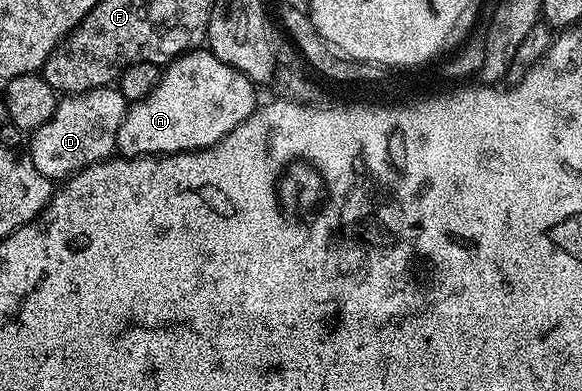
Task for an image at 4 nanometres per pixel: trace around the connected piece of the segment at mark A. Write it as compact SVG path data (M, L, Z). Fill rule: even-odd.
M210 50L184 52L162 69L159 84L145 99L128 107L115 147L127 158L208 148L253 115L255 92L256 85L245 74L218 60Z

